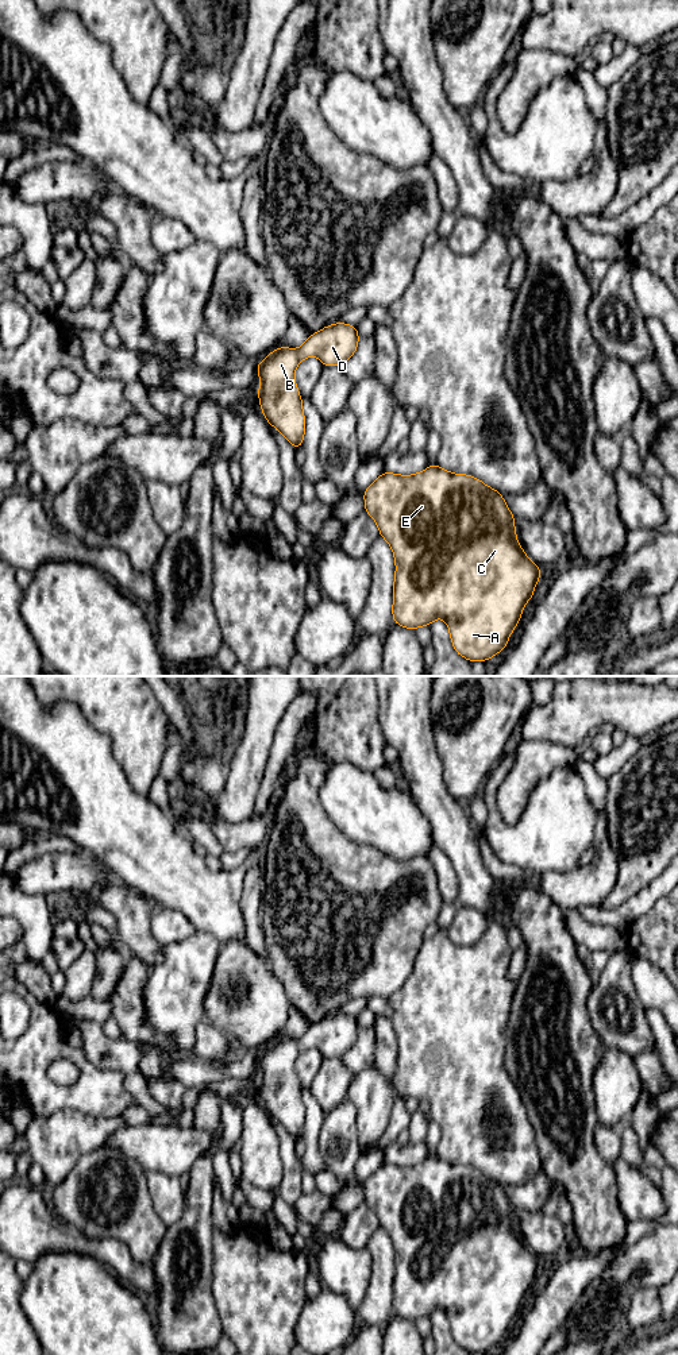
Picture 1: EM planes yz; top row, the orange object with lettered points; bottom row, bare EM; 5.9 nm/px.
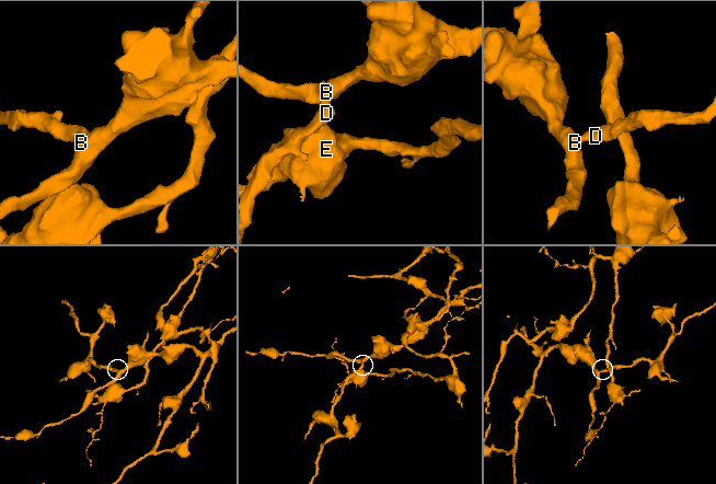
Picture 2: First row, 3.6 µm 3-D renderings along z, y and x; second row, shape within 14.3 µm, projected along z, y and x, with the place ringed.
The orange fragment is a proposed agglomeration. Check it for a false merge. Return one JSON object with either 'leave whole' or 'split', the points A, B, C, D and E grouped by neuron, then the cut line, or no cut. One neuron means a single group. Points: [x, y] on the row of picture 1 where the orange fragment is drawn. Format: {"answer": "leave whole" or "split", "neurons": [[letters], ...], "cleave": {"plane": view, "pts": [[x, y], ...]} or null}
{"answer": "leave whole", "neurons": [["A", "B", "C", "D", "E"]], "cleave": null}

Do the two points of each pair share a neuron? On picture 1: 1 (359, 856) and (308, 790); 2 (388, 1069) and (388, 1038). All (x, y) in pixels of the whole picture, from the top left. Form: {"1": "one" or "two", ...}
{"1": "one", "2": "one"}

